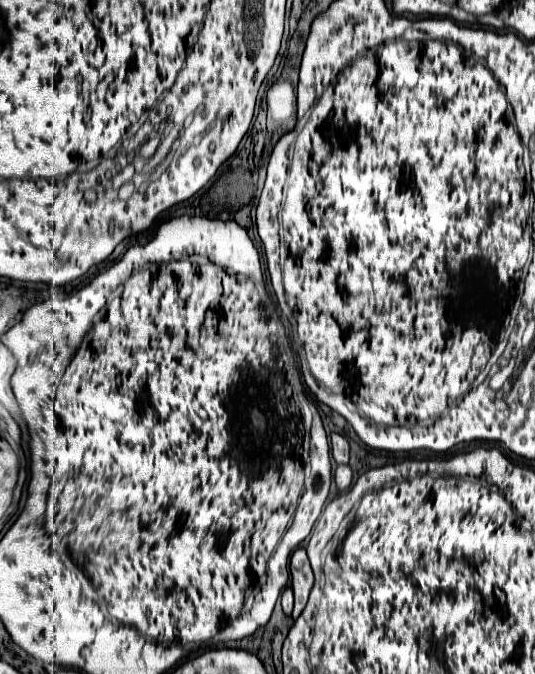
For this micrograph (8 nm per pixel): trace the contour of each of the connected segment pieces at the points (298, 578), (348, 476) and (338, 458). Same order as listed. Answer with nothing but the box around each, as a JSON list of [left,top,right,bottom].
[[291,548,313,618],[335,466,353,490],[331,432,349,464]]

